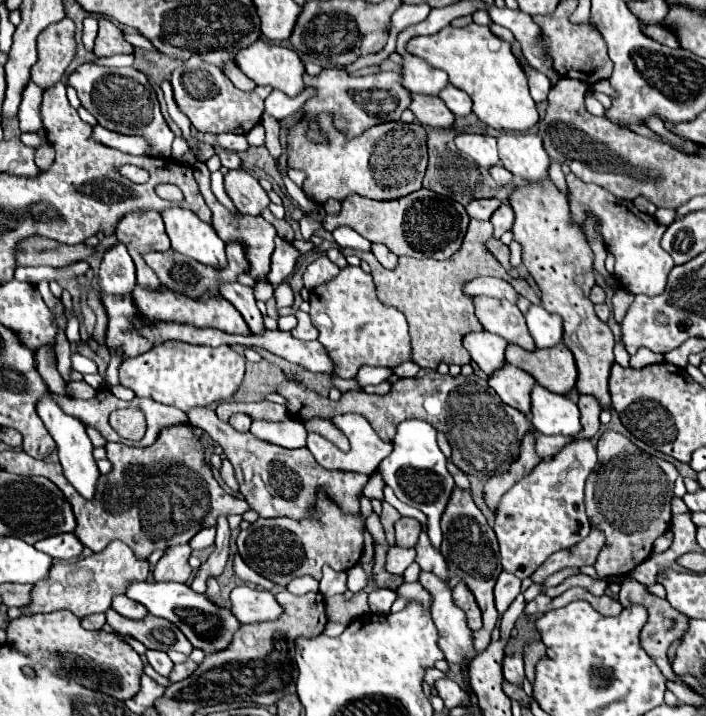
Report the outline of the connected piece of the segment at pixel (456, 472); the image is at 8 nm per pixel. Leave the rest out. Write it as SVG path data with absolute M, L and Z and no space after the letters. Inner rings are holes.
M449 462L449 472L453 474L457 488L461 488L461 490L469 490L469 480L467 480L467 474L465 474L463 470L459 470L455 464Z

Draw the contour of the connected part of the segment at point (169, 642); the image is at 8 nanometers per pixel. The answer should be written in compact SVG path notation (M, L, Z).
M109 608L105 612L105 616L107 616L107 624L115 632L129 634L135 640L143 642L151 650L163 650L163 652L177 650L177 652L183 652L187 656L193 650L191 642L169 620L153 618L151 614L147 618L143 618L143 620L129 620L129 618L117 614L113 608Z

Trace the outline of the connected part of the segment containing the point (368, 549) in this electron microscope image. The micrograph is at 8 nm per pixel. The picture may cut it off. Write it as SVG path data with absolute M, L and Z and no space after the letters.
M365 530L363 536L365 536L365 548L363 548L363 556L361 556L361 560L359 560L361 566L363 566L363 564L369 564L369 562L373 560L373 556L375 556L375 542L373 542L371 532Z

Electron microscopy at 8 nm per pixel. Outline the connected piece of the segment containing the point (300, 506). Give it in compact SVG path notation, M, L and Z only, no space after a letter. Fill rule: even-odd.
M213 408L193 410L187 416L193 426L199 426L201 430L205 430L223 448L227 460L235 468L239 492L245 496L249 506L261 518L277 518L277 516L289 516L295 520L313 518L319 492L327 494L327 498L333 500L345 514L359 512L359 496L363 494L363 488L367 482L365 474L325 470L313 458L313 454L309 454L307 448L287 450L281 446L273 446L269 442L261 442L261 440L253 438L253 434L249 434L249 432L241 434L231 424L221 422Z

